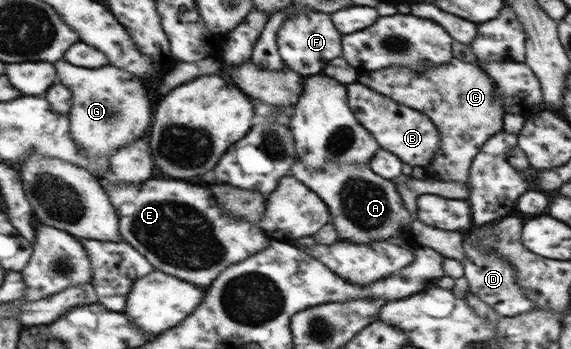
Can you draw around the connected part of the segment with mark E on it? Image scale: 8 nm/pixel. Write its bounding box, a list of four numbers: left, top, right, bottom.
[98,176,270,288]

